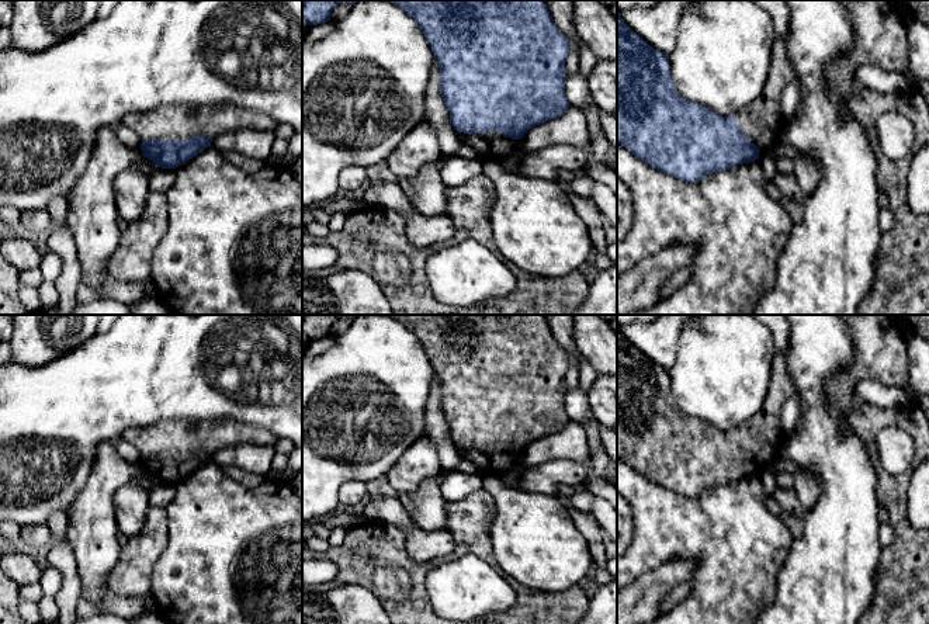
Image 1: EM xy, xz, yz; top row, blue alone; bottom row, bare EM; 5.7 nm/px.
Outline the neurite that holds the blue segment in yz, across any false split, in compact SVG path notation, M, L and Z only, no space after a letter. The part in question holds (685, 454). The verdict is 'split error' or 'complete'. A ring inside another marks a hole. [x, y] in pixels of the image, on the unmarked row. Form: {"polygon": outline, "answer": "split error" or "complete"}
{"polygon": "M617 327L617 458L651 482L687 498L760 475L769 469L786 444L781 406L794 392L786 358L776 353L763 406L736 431L721 431L684 415L672 395L668 370L648 360Z", "answer": "split error"}

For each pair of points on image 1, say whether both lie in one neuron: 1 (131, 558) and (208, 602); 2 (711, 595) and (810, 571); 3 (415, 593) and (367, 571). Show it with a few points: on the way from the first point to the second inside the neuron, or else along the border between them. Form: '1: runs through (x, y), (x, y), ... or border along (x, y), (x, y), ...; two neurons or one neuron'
1: border along (167, 541), (166, 550), (153, 568), (149, 592); two neurons
2: border along (789, 548), (776, 579), (776, 599), (765, 609); two neurons
3: runs through (404, 593), (392, 593), (378, 579); one neuron

